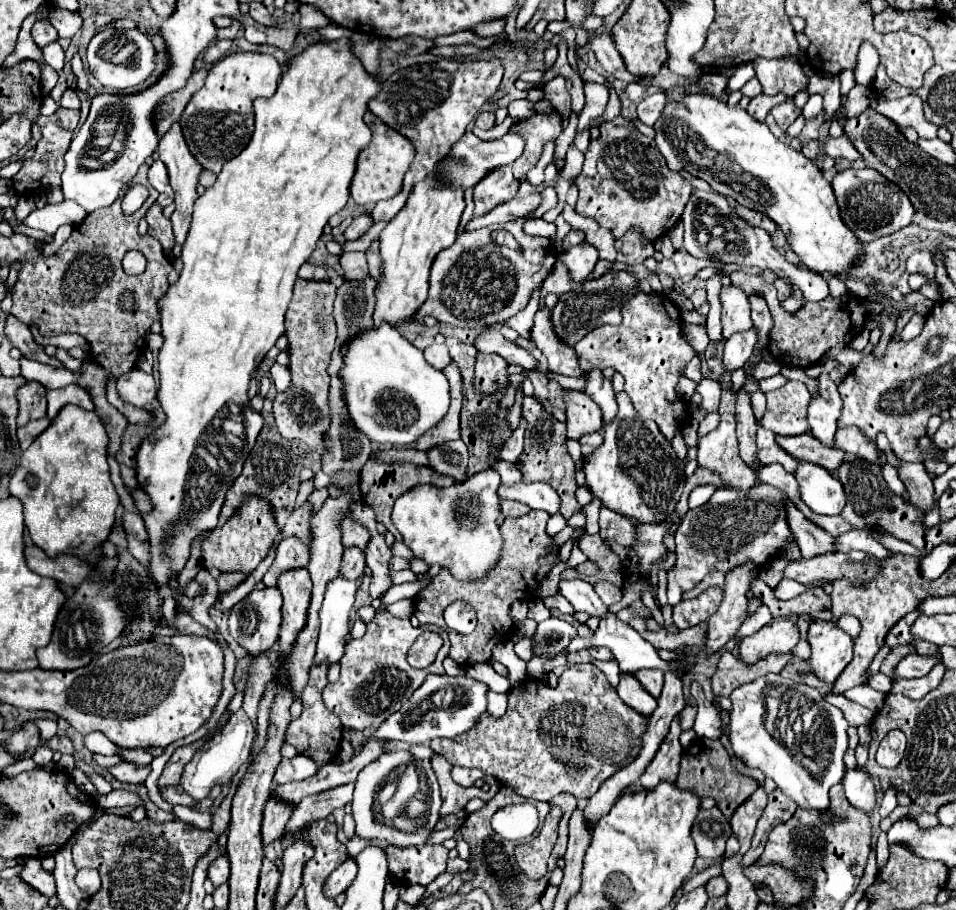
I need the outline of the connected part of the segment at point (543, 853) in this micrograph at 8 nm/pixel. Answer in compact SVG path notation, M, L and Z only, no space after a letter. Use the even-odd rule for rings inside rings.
M553 806L538 836L530 843L522 843L516 847L518 865L530 879L542 879L548 871L548 857L558 837L558 824L561 816L561 810Z

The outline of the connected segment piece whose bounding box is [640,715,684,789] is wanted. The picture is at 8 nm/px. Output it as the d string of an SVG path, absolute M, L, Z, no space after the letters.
M676 715L676 719L672 721L670 733L666 735L666 739L662 741L656 757L652 759L652 763L646 767L644 775L640 777L640 785L644 789L654 789L662 779L666 781L676 781L678 777L678 767L680 767L680 759L682 759L682 745L680 745L680 715Z

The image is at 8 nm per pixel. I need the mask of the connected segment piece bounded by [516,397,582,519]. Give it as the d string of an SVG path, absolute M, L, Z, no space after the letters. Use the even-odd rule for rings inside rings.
M524 397L522 405L522 415L528 419L528 429L524 435L524 453L516 461L518 469L522 471L522 481L524 483L534 483L534 481L544 481L552 489L558 491L562 497L560 505L560 515L570 519L574 513L578 513L582 507L576 501L576 479L574 479L574 459L566 451L566 423L556 421L552 415L544 411L544 407L534 399L534 397Z

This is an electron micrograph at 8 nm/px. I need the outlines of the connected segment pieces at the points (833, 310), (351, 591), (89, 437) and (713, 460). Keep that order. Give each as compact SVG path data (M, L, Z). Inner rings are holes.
M734 271L730 273L730 279L736 287L744 289L748 295L750 291L760 291L764 295L770 313L774 317L774 329L770 333L770 351L784 365L800 365L800 367L816 365L828 349L842 347L844 343L850 341L850 337L854 339L864 329L864 323L868 319L868 309L864 307L864 301L852 293L844 293L842 297L828 295L828 299L815 303L804 300L804 306L800 310L786 313L778 305L774 285L766 285L758 273Z
M338 575L326 587L324 603L320 609L320 637L314 661L338 663L344 653L344 637L350 633L350 611L356 599L356 585Z
M66 405L48 425L48 431L40 433L34 443L22 453L20 467L10 479L10 495L16 495L24 503L24 521L30 531L32 541L44 549L48 555L74 553L88 559L92 565L102 553L98 547L106 541L118 509L118 493L110 481L108 467L108 435L102 419L94 411L84 411L76 405Z
M724 413L720 427L698 441L698 467L720 475L724 487L736 487L740 491L750 491L756 487L756 477L752 469L738 455L736 441L736 419Z

